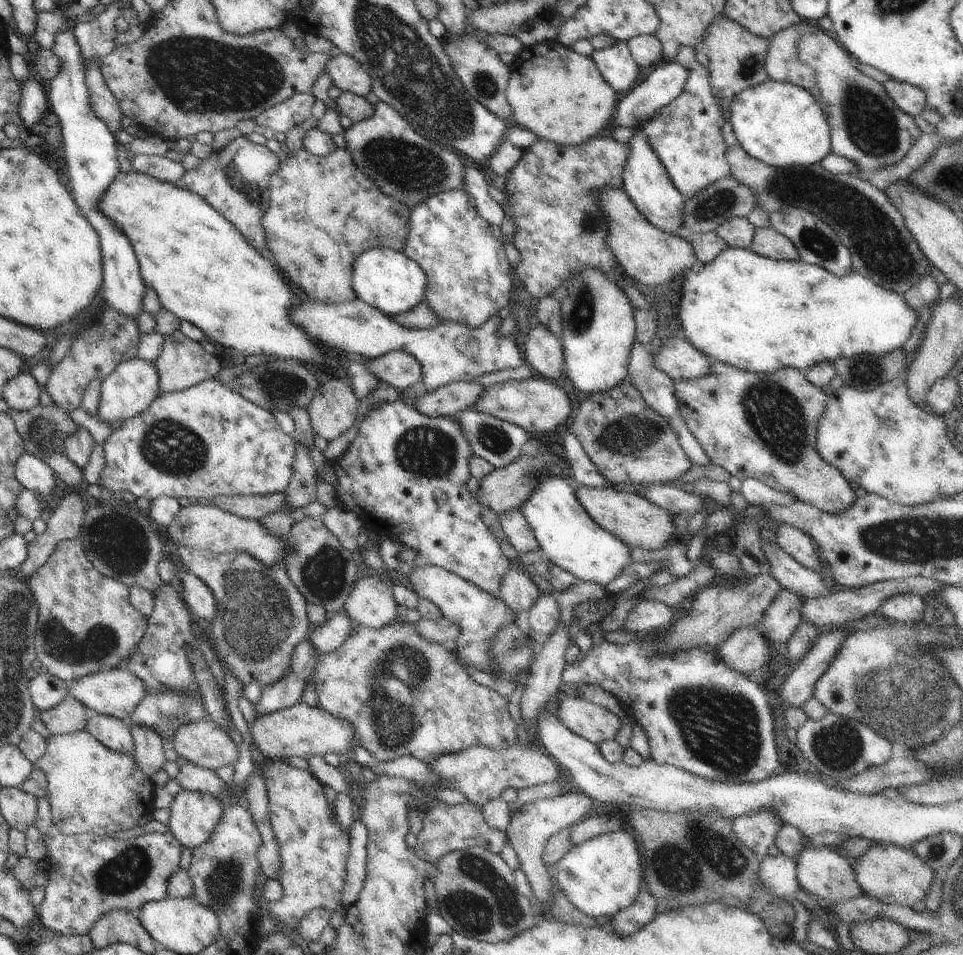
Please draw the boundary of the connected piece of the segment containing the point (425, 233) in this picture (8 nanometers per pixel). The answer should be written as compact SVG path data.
M462 188L438 193L416 205L409 220L409 231L403 253L415 260L427 276L427 289L423 300L444 321L466 323L472 328L481 327L488 318L496 315L508 304L512 281L515 279L513 267L505 253L505 246L490 231L489 222L468 200Z

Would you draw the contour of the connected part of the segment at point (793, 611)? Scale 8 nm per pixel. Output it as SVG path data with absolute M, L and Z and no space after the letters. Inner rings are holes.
M781 588L768 607L762 620L761 631L771 642L775 650L775 656L784 652L789 638L802 622L802 607L806 598L796 591Z

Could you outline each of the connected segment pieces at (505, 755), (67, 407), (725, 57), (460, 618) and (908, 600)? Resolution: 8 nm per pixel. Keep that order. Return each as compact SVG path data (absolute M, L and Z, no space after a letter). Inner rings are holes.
M518 744L509 749L497 751L481 746L471 746L459 753L437 757L433 763L428 765L435 773L448 780L435 789L458 790L468 797L470 803L481 807L489 800L500 797L502 791L507 788L522 790L526 787L558 782L561 772L561 764L553 756L542 754L537 748L520 747Z
M110 307L98 315L96 322L71 342L64 359L50 373L46 390L53 402L67 412L80 407L85 388L94 379L102 383L121 362L135 359L141 339L137 324L136 319L120 315Z
M726 15L718 16L708 25L702 45L709 57L711 87L720 101L726 120L729 118L730 103L737 94L769 78L765 69L765 60L770 43L771 39L768 37L755 35Z
M426 565L425 567L413 567L411 575L407 576L414 592L419 598L431 600L443 612L442 615L451 621L460 624L463 628L456 643L459 652L454 652L460 658L461 665L466 671L467 664L474 665L480 670L485 670L494 676L493 658L489 654L489 638L502 626L519 619L524 623L524 617L516 617L515 612L496 594L487 593L474 583L460 578L457 574L445 568Z
M902 593L887 598L878 608L889 622L916 624L922 622L926 598L914 593Z

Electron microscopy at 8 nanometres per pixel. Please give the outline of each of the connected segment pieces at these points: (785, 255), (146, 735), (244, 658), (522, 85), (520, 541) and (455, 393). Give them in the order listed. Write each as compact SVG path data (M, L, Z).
M774 227L756 228L749 249L756 254L779 261L800 261L800 253L794 243Z
M132 725L130 728L135 746L132 756L144 774L151 778L167 761L164 757L164 747L167 744L158 732L149 726Z
M192 547L178 548L177 556L182 558L182 566L203 580L210 588L217 602L218 614L211 624L213 646L219 658L239 683L245 687L250 682L258 682L262 689L277 683L291 671L293 650L309 636L310 621L307 615L308 602L288 576L282 563L264 564L250 553L242 551L214 554Z
M554 40L524 47L509 65L509 69L511 75L505 93L513 108L514 120L523 129L532 131L540 139L562 146L576 146L607 133L616 112L617 92L604 80L592 56L578 54L560 41Z
M510 509L498 516L508 542L514 546L518 553L540 549L534 533L520 509Z
M477 380L450 383L437 388L433 393L426 392L423 397L416 398L416 400L414 400L414 406L412 407L430 418L452 416L457 412L475 407L476 403L482 398L485 388L486 387Z

